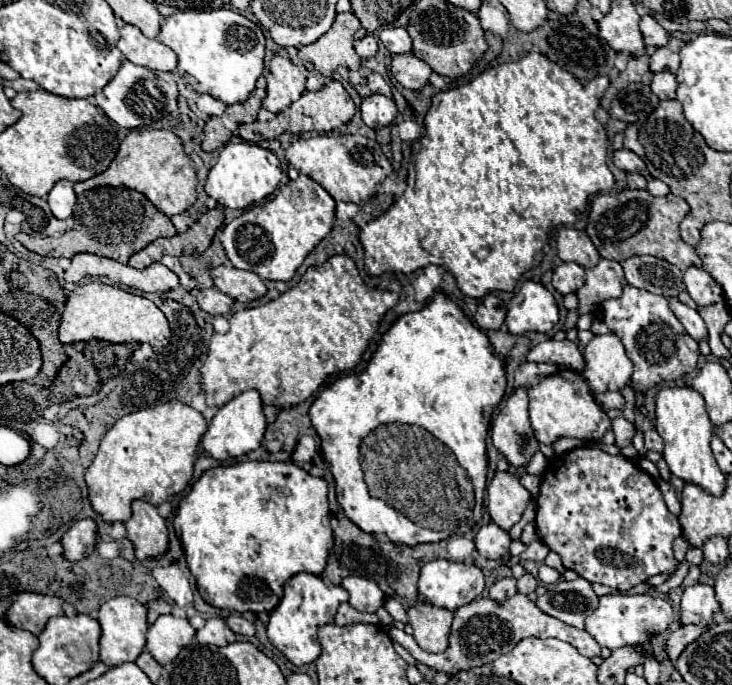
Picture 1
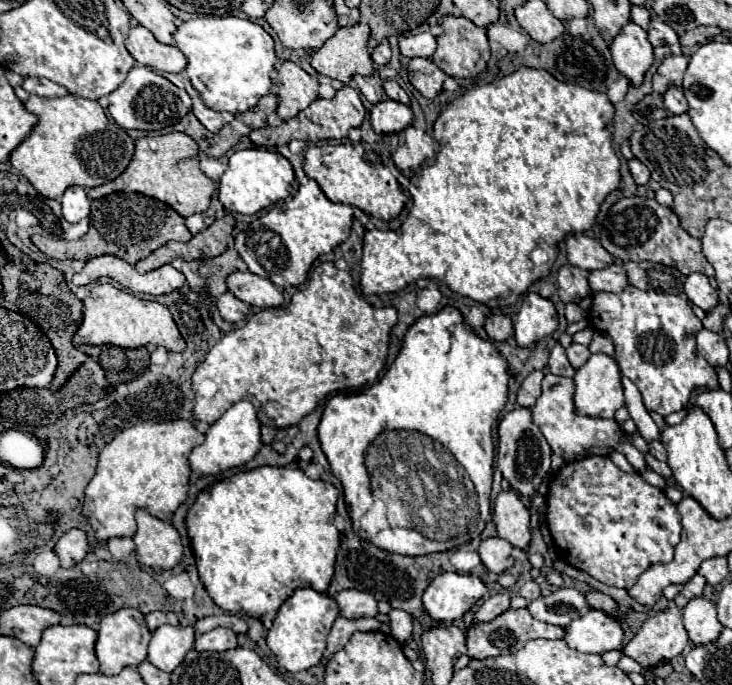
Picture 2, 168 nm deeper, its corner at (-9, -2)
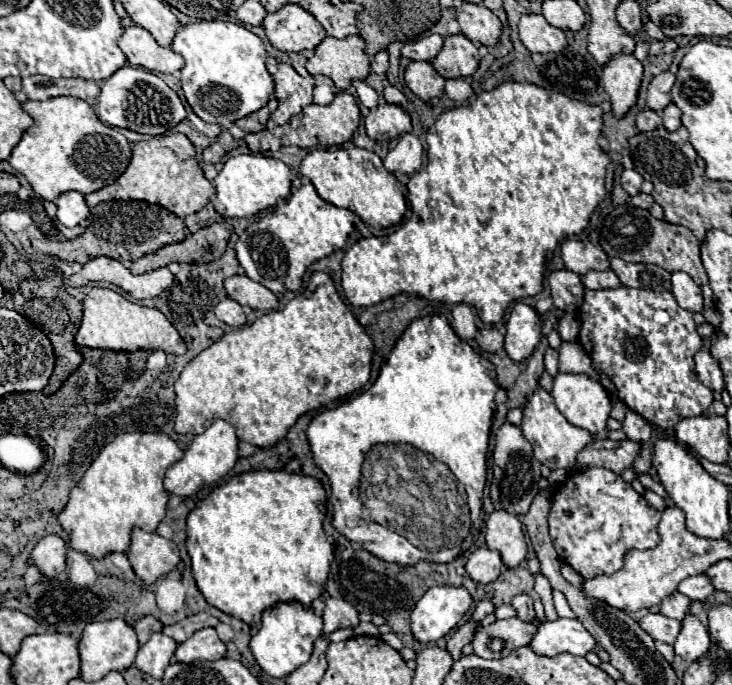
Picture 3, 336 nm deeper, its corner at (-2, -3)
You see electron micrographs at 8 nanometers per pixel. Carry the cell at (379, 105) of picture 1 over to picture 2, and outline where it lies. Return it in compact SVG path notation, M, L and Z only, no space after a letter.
M391 99L377 103L369 115L375 133L399 133L413 123L411 107Z

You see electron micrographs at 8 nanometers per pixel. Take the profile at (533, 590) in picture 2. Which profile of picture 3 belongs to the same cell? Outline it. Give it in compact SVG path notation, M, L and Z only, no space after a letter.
M518 594L512 598L512 606L516 608L516 616L522 618L522 620L528 620L528 622L534 622L536 614L534 614L534 604L532 604L532 596L530 594Z

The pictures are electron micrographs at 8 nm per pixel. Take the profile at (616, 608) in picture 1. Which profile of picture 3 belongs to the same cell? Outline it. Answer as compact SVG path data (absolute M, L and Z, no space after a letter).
M558 618L554 622L538 624L538 632L530 642L532 650L544 656L556 656L562 652L586 656L596 644L596 638L578 618Z

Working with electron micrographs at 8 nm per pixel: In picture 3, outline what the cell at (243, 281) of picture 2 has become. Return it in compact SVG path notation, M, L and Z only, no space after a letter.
M230 276L224 280L224 288L240 306L250 306L252 310L278 308L278 298L266 286L250 280L248 276Z

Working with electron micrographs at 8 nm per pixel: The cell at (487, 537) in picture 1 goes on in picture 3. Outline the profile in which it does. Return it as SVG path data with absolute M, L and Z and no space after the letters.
M482 546L482 548L474 550L474 552L468 556L466 572L468 572L468 576L470 576L474 582L488 584L488 582L494 582L494 580L500 576L502 566L504 566L504 564L502 564L500 552Z

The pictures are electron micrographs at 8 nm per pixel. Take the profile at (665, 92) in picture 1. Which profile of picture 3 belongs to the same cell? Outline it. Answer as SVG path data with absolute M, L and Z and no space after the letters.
M672 102L662 110L662 120L664 120L664 126L666 126L668 130L680 128L680 116L682 116L680 108L678 108L676 104L672 104Z

